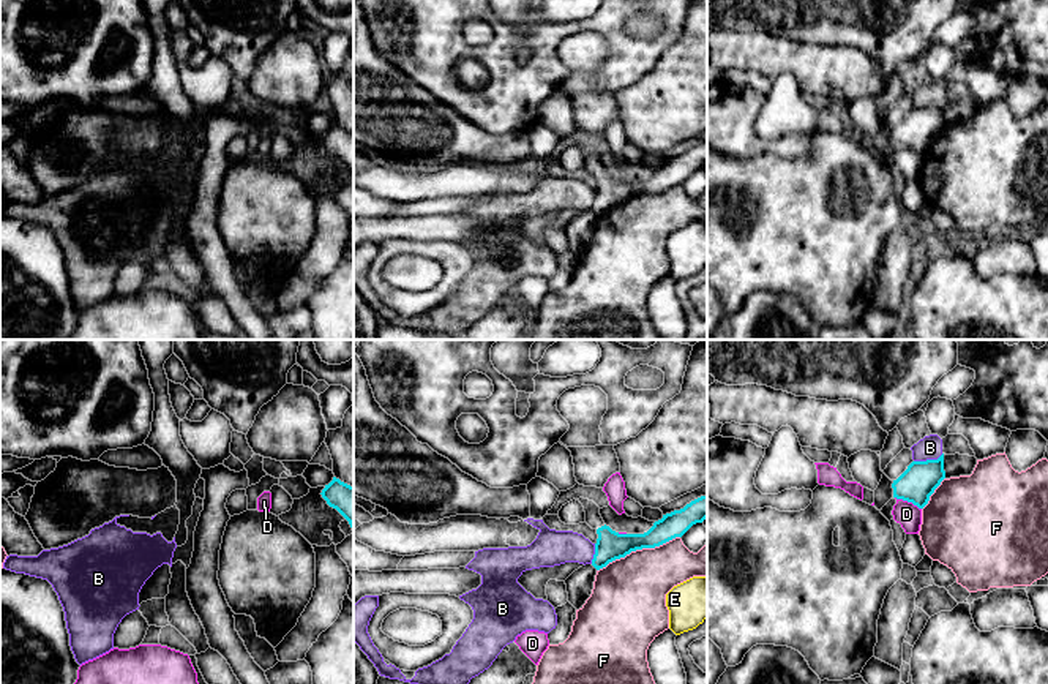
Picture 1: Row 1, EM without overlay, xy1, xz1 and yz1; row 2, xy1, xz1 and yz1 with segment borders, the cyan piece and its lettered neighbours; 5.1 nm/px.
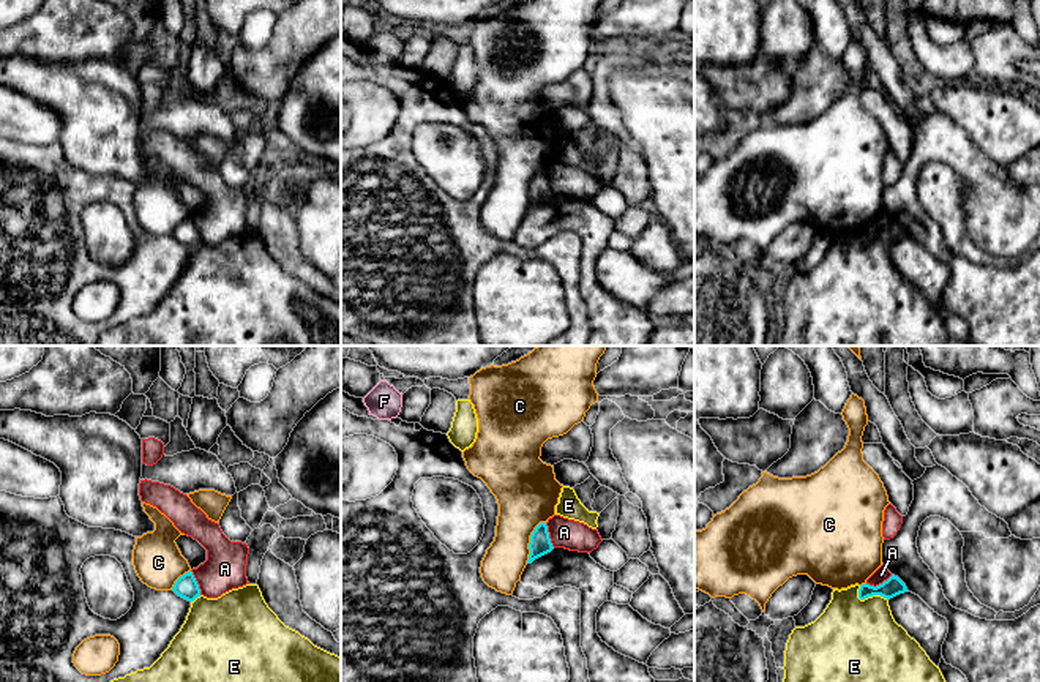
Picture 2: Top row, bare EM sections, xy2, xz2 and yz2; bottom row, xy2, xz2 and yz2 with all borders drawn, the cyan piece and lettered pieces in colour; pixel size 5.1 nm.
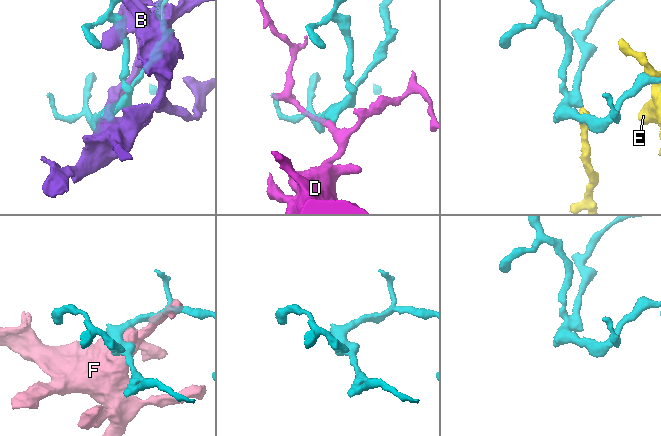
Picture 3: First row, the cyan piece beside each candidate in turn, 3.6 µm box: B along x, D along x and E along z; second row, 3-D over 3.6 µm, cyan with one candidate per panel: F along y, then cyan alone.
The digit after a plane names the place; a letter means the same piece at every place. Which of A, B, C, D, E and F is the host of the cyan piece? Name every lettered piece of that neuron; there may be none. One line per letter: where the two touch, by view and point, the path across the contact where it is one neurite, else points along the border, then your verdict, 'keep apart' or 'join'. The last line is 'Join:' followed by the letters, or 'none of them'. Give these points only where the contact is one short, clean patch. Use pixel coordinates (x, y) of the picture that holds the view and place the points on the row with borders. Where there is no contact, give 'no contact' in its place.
A: contact yz2 (879, 584); border yz2 (892, 575), (875, 586), (867, 584); keep apart
B: contact yz1 (928, 460); keep apart
C: contact xz2 (531, 540); keep apart
D: contact yz1 (908, 501); border yz1 (895, 496), (911, 501), (920, 509); keep apart
E: contact yz2 (870, 595); keep apart
F: contact xz1 (638, 548); keep apart
Join: none of them

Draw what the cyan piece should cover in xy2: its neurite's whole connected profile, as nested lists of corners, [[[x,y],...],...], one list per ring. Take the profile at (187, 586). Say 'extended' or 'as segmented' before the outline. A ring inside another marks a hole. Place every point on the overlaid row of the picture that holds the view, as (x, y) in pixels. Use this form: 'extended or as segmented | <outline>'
as segmented | [[[188,571],[188,573],[185,573],[183,576],[180,576],[180,578],[175,581],[172,590],[174,590],[178,597],[181,597],[181,598],[185,598],[185,600],[188,600],[188,601],[194,601],[197,597],[200,597],[200,589],[199,589],[199,584],[197,584],[193,571]]]

